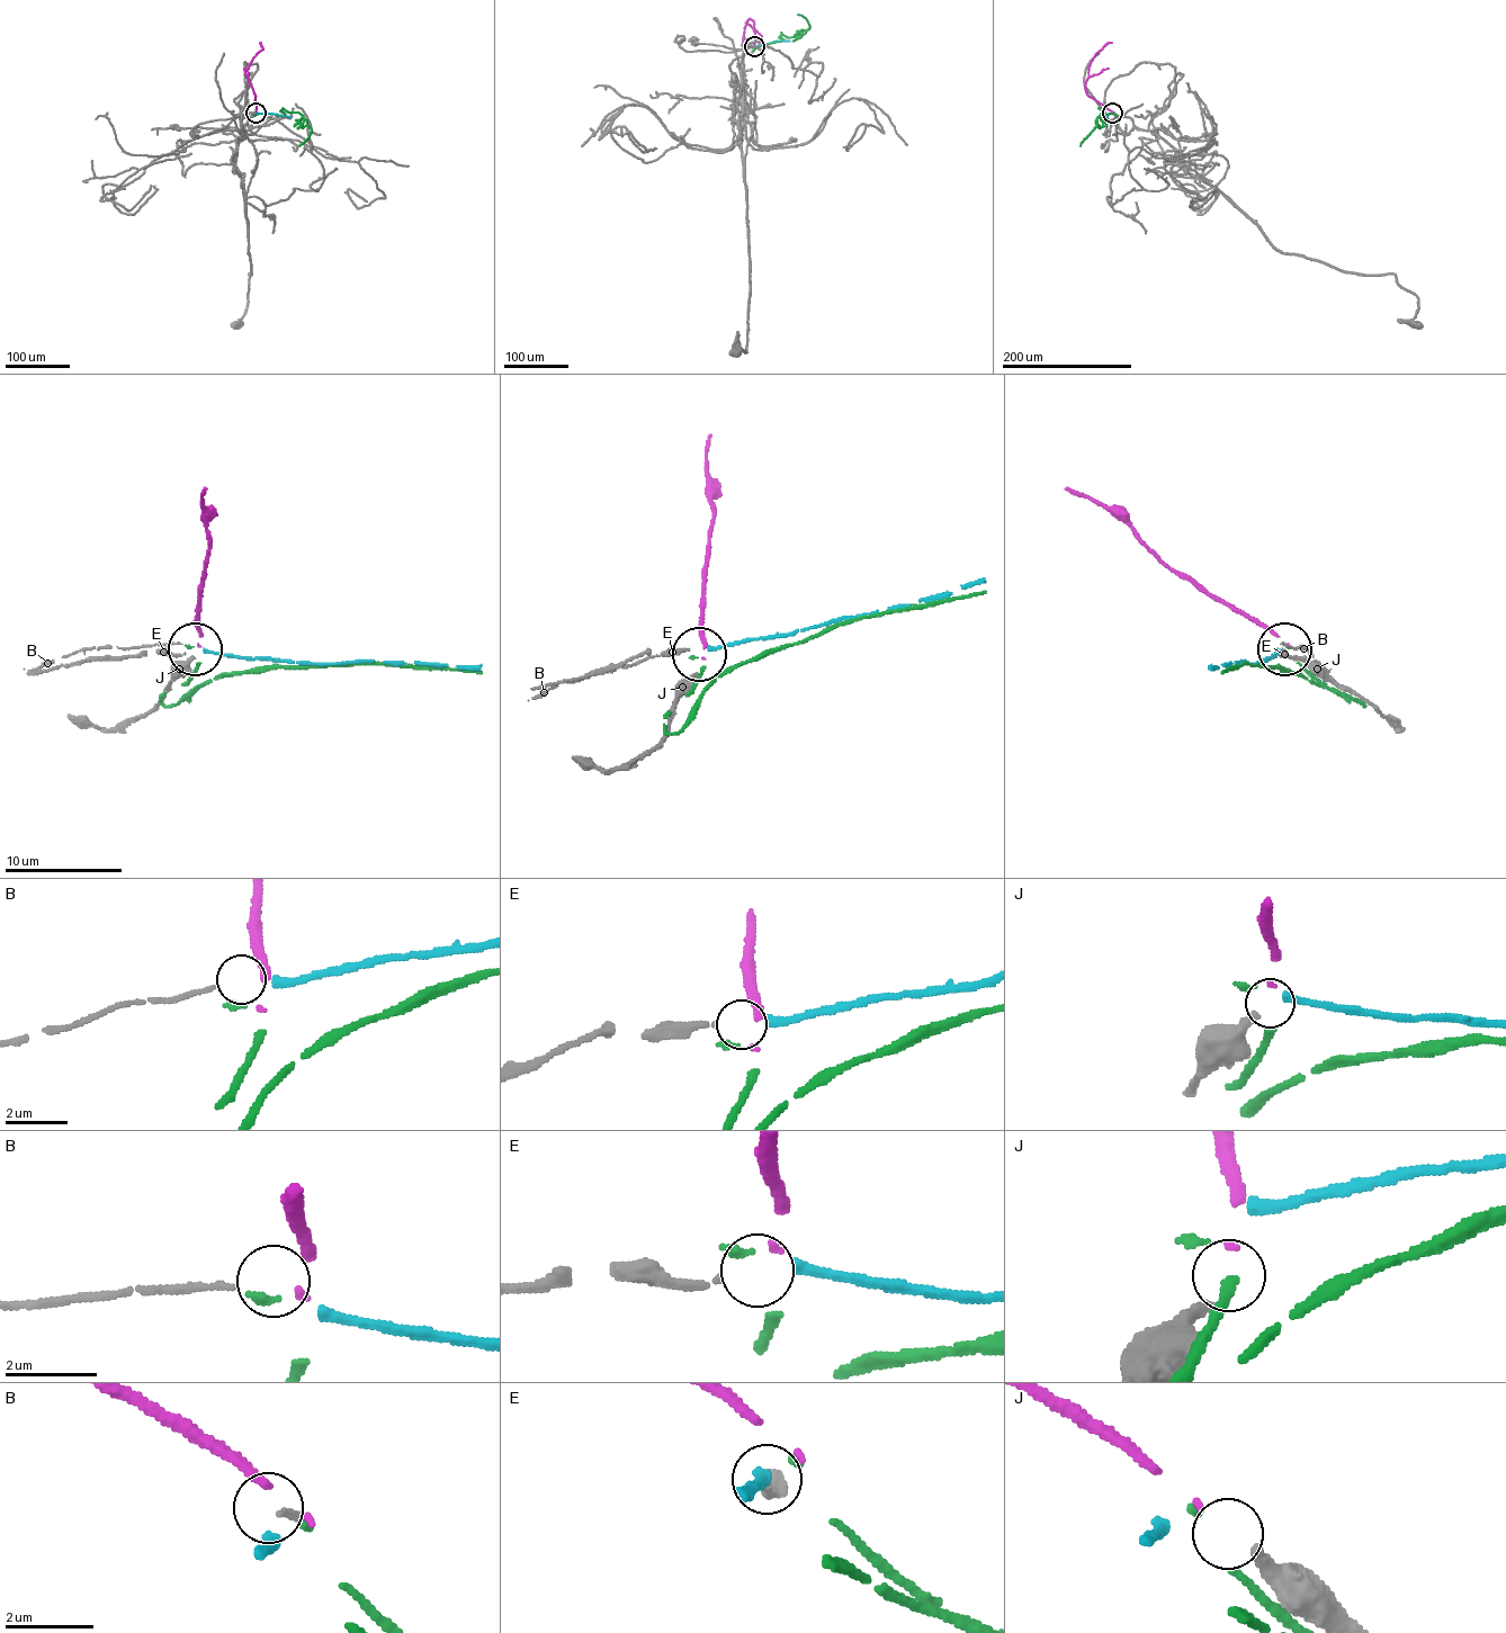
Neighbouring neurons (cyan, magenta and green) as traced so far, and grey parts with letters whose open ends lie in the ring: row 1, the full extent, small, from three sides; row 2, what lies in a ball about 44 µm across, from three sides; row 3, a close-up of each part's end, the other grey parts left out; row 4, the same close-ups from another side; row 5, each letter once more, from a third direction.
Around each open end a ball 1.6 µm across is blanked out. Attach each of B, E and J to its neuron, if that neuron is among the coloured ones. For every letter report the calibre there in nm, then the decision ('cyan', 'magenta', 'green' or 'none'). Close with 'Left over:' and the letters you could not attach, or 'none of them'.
B: 140 nm | none
E: 180 nm | cyan
J: 320 nm | magenta
Left over: B

